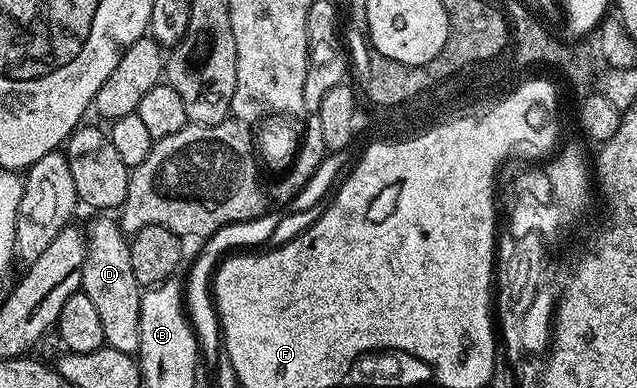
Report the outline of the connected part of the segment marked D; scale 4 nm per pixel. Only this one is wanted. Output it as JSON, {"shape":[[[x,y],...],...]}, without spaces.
{"shape":[[[98,216],[94,223],[85,227],[86,259],[82,265],[81,293],[92,300],[96,313],[100,315],[100,324],[104,328],[104,343],[119,352],[137,355],[140,348],[140,304],[144,293],[143,287],[138,285],[136,275],[132,273],[132,256],[127,235],[122,233],[121,226],[110,216]]]}

